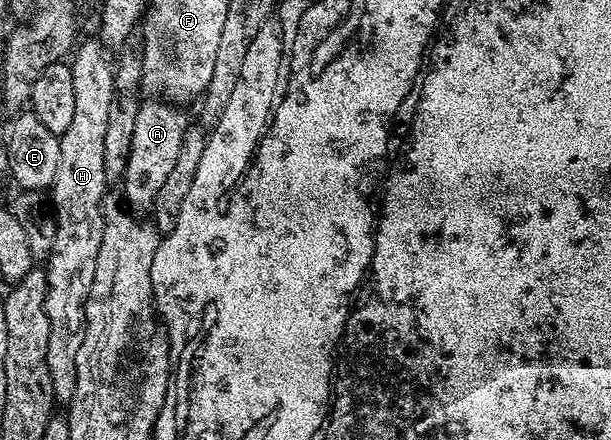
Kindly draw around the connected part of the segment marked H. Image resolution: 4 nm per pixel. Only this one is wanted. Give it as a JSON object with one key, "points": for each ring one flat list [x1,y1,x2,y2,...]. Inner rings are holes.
{"points":[[83,41,70,61,75,112,70,127,59,136,58,175,50,190,58,235,54,239,54,251,46,262,46,319,50,319,46,367,50,367,50,383,54,383,54,395,60,403,71,402,76,393,78,350,82,348,86,306,94,283,94,267,98,267,98,250,102,248,104,192,110,189,106,179,106,118,114,99,114,61,108,58,110,50,103,41]]}

